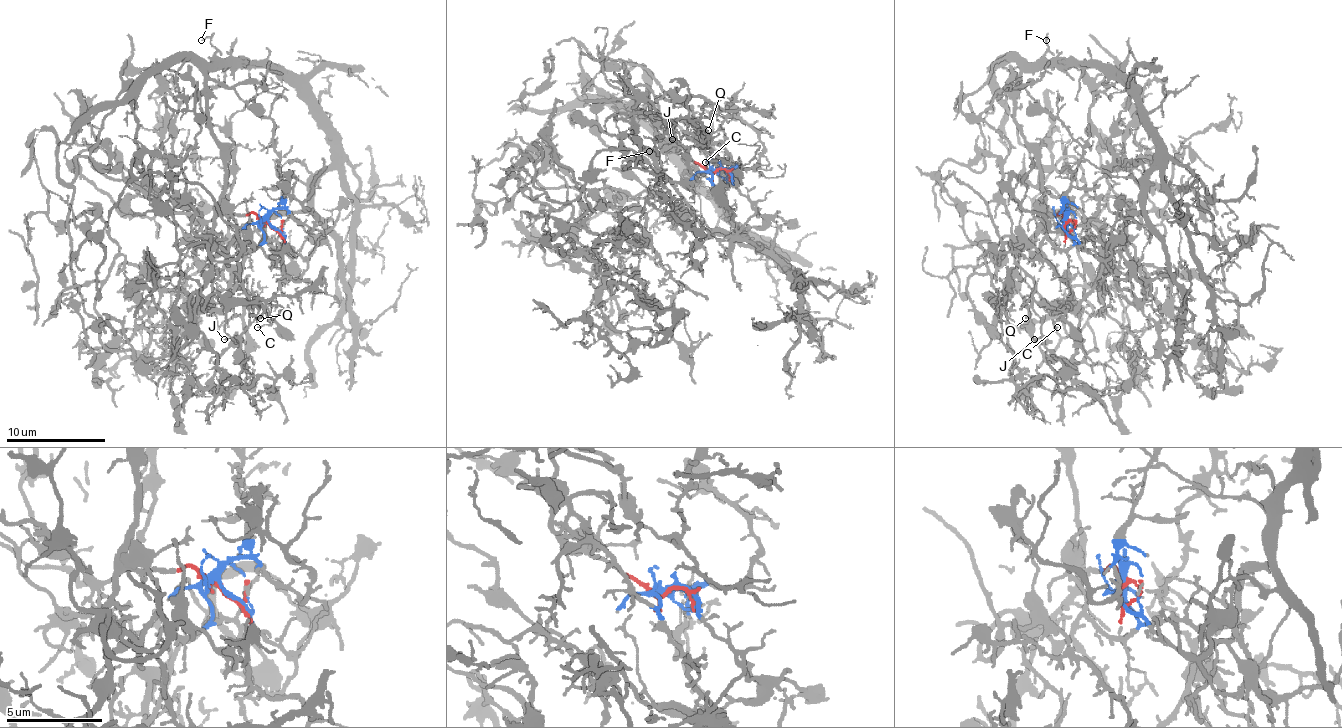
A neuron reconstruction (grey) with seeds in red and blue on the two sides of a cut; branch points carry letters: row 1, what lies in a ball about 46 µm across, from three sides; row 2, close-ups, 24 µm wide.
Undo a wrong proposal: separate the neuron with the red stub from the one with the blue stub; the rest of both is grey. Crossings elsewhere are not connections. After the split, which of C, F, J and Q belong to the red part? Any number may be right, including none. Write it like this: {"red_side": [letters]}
{"red_side": ["F"]}

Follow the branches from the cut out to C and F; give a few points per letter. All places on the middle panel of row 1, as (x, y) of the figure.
C: (717, 169), (710, 172), (710, 179), (672, 139), (667, 125), (682, 120), (715, 164), (705, 162)
F: (717, 169), (707, 172), (700, 164), (667, 149), (672, 144), (655, 120), (655, 137), (662, 152), (650, 152)

